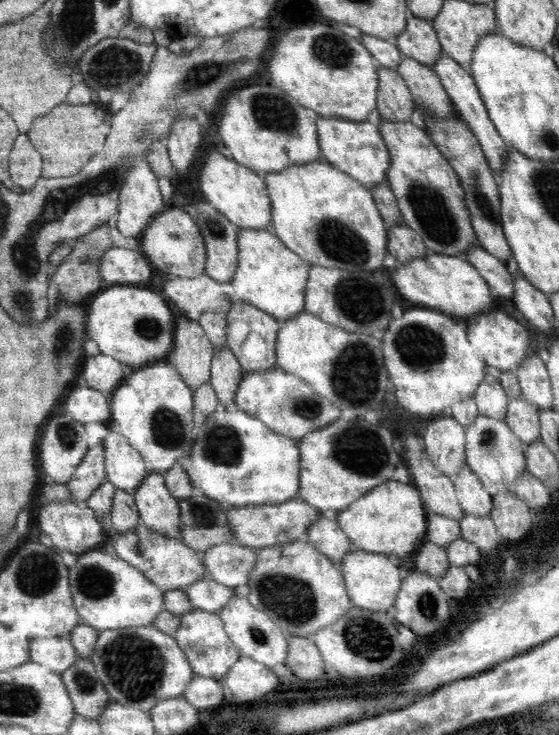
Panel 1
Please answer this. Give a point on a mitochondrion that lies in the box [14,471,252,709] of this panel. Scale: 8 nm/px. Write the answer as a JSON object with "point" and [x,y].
{"point":[133,665]}

